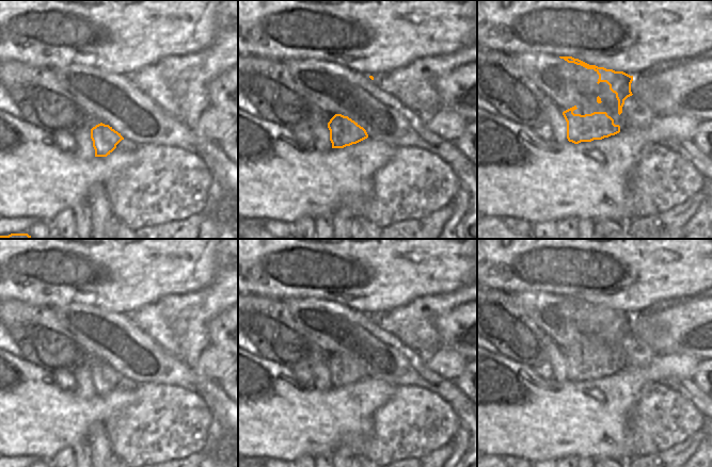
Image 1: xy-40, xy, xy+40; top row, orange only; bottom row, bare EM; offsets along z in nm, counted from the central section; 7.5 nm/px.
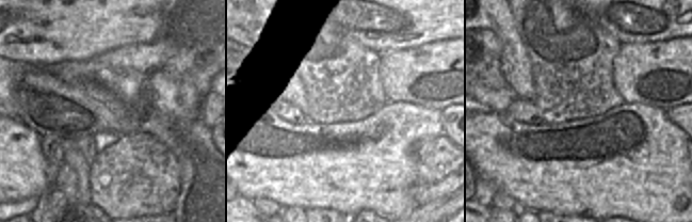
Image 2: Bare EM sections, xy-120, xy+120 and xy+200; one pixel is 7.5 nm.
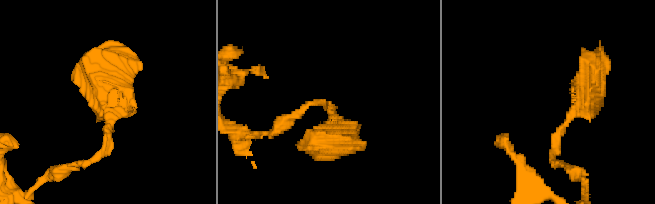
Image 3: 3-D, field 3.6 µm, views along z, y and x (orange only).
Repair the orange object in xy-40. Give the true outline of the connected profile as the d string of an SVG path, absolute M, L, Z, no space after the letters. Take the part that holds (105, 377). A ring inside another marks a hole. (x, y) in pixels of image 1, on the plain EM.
M102 361L91 368L91 377L95 388L95 396L107 396L124 376L109 364Z

